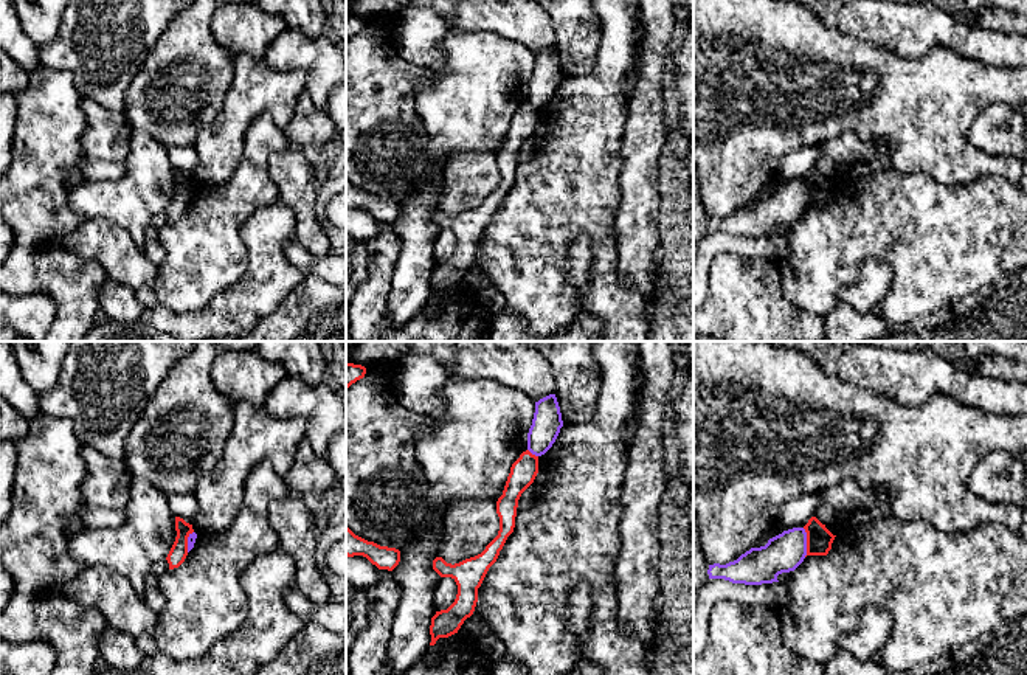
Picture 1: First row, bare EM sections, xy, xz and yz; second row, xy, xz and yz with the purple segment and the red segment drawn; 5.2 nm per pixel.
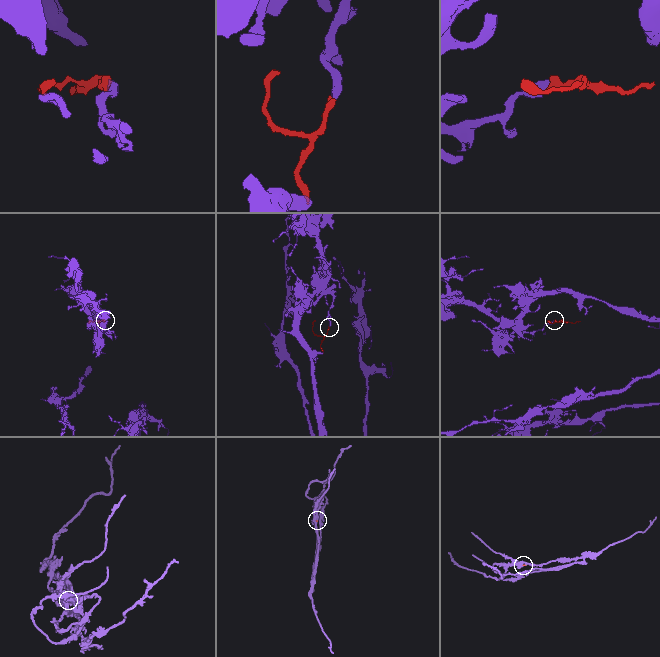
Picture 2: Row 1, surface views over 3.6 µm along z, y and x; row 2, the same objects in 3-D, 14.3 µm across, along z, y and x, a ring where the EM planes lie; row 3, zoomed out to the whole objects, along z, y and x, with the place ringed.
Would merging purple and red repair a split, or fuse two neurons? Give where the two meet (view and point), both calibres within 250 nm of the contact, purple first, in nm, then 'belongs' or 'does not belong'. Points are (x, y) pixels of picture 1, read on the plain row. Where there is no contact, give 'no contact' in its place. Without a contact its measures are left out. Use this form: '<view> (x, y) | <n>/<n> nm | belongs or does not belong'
yz (805, 194) | 200/140 nm | does not belong

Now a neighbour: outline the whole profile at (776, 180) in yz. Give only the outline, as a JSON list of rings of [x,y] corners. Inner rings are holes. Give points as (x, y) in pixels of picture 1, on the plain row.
[[[776,171],[763,185],[762,188],[757,191],[757,194],[754,196],[752,200],[760,200],[765,199],[768,196],[769,191],[782,186],[785,182],[782,178],[782,175]]]

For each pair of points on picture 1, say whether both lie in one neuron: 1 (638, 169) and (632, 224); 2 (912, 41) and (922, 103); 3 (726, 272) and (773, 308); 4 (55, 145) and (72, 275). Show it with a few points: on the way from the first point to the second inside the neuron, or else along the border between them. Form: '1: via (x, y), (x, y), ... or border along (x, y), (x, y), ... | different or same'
1: via (638, 183), (636, 210) | same
2: border along (881, 48), (908, 58), (934, 47), (951, 51) | different
3: via (737, 283), (762, 306) | same
4: via (38, 182), (28, 253), (34, 259) | same

